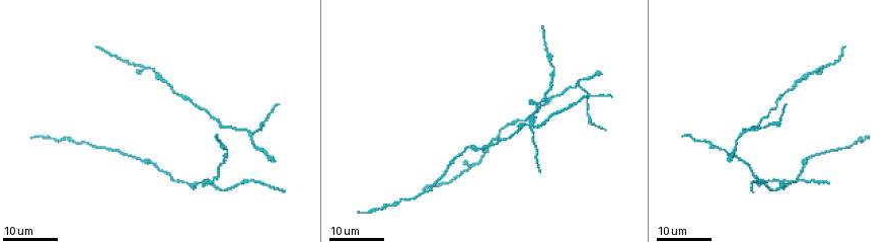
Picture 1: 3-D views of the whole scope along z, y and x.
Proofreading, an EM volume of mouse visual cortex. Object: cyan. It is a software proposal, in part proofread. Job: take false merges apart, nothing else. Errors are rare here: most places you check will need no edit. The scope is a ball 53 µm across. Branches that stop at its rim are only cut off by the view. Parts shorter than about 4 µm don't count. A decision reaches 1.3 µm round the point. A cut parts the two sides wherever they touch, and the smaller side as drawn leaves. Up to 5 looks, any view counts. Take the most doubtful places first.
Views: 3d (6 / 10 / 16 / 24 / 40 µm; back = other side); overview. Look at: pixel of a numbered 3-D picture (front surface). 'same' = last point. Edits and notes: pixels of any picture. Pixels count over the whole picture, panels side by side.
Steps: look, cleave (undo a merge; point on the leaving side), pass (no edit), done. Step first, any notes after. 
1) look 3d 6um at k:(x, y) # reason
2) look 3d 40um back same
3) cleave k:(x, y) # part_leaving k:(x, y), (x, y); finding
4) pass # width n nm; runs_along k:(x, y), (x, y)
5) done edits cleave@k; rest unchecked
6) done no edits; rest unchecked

look 3d 24um at 1:(533, 124) # four arms meet

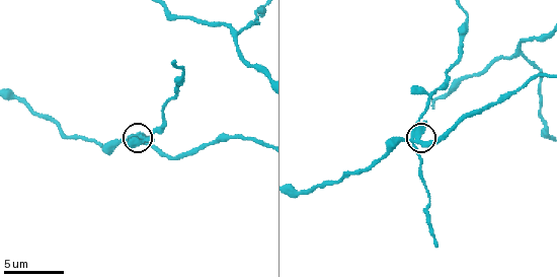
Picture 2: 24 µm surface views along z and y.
look 3d 6um at 2:(419, 140) # closer look

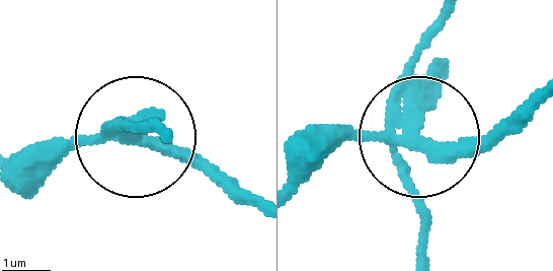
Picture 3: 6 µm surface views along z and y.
cleave 3:(410, 180) # width 270 nm; part_leaving 3:(389, 107), (438, 13); two cells meet here

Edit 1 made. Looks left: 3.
look overview

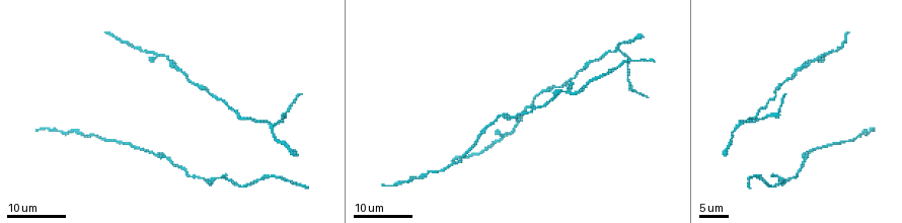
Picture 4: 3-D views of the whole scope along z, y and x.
look 3d 16um at 4:(739, 126) # a fork

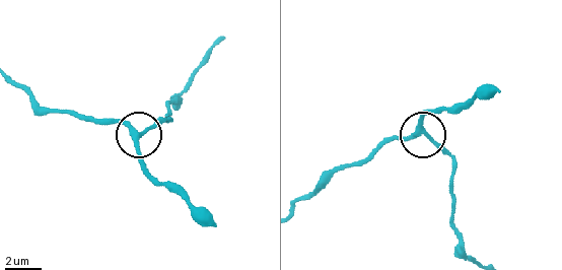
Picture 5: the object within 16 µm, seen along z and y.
look 3d 10um at 5:(135, 136)

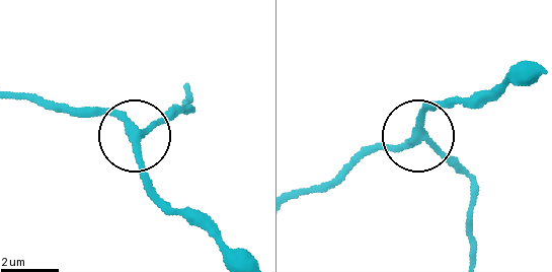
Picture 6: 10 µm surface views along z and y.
pass # arms 3; runs_along 6:(64, 114), (105, 114), (142, 135), (183, 109); one cell here

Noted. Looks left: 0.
done edits cleave@3; rest unchecked

